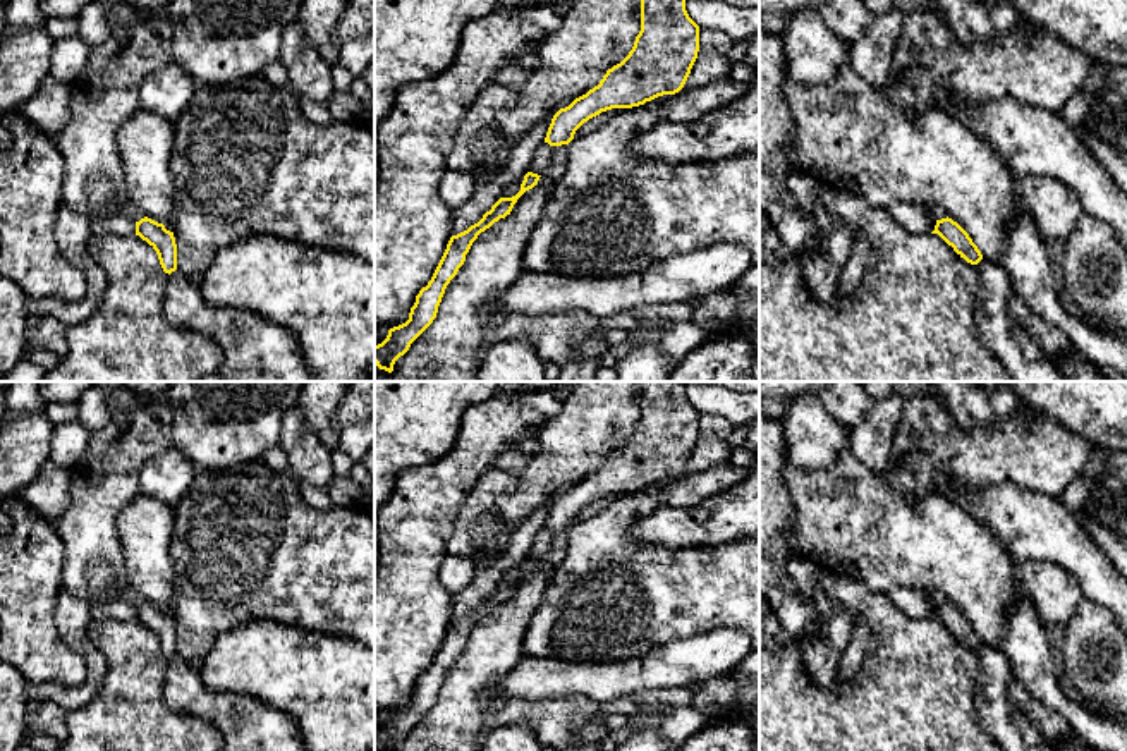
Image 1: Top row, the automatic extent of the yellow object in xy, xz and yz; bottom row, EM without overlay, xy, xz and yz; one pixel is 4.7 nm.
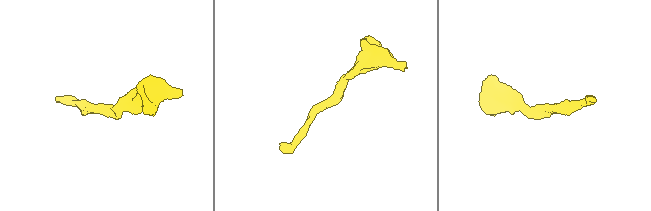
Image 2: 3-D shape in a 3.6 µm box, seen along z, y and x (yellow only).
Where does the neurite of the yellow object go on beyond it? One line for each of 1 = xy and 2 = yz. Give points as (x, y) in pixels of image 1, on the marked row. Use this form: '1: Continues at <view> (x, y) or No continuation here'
1: No continuation here
2: No continuation here

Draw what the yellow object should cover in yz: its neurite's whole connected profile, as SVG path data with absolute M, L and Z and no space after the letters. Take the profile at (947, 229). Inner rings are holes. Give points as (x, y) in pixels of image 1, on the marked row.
M952 218L936 220L935 230L953 251L971 265L978 265L983 259L981 251L972 242L969 234Z

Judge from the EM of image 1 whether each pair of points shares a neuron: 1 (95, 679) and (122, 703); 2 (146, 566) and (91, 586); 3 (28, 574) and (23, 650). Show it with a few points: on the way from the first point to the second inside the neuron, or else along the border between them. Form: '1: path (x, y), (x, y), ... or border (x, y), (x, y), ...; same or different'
1: border (95, 645), (105, 657), (105, 677), (71, 712); different
2: border (117, 533), (131, 586); different
3: path (26, 593), (26, 631); same

